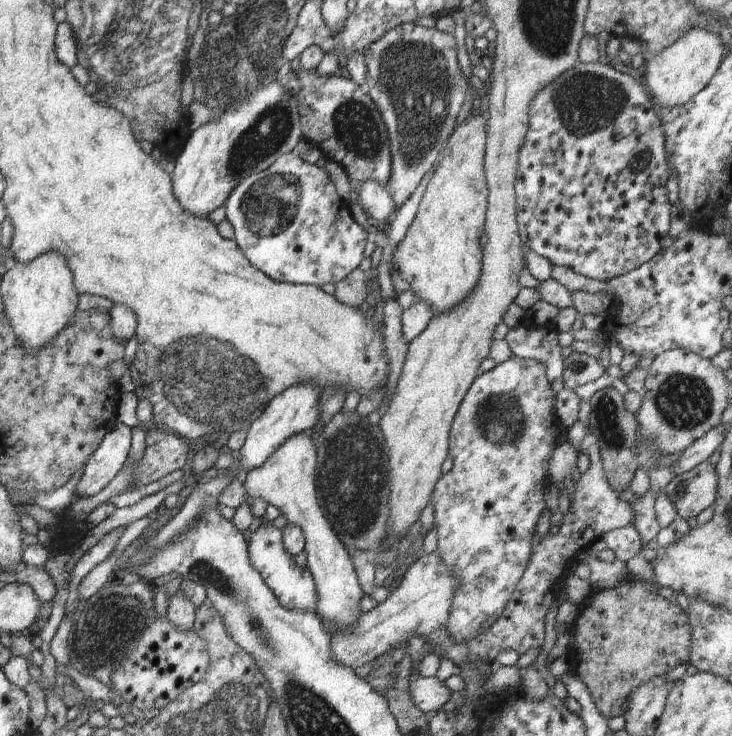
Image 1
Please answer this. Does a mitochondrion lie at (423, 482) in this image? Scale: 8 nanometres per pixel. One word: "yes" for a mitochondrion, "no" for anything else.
no

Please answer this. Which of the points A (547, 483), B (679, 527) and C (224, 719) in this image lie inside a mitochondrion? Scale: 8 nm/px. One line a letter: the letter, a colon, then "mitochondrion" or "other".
A: other
B: other
C: mitochondrion

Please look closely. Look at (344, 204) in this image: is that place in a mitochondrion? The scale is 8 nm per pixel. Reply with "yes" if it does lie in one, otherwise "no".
no

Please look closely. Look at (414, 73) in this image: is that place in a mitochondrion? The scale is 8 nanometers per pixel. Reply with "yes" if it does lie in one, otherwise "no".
yes

